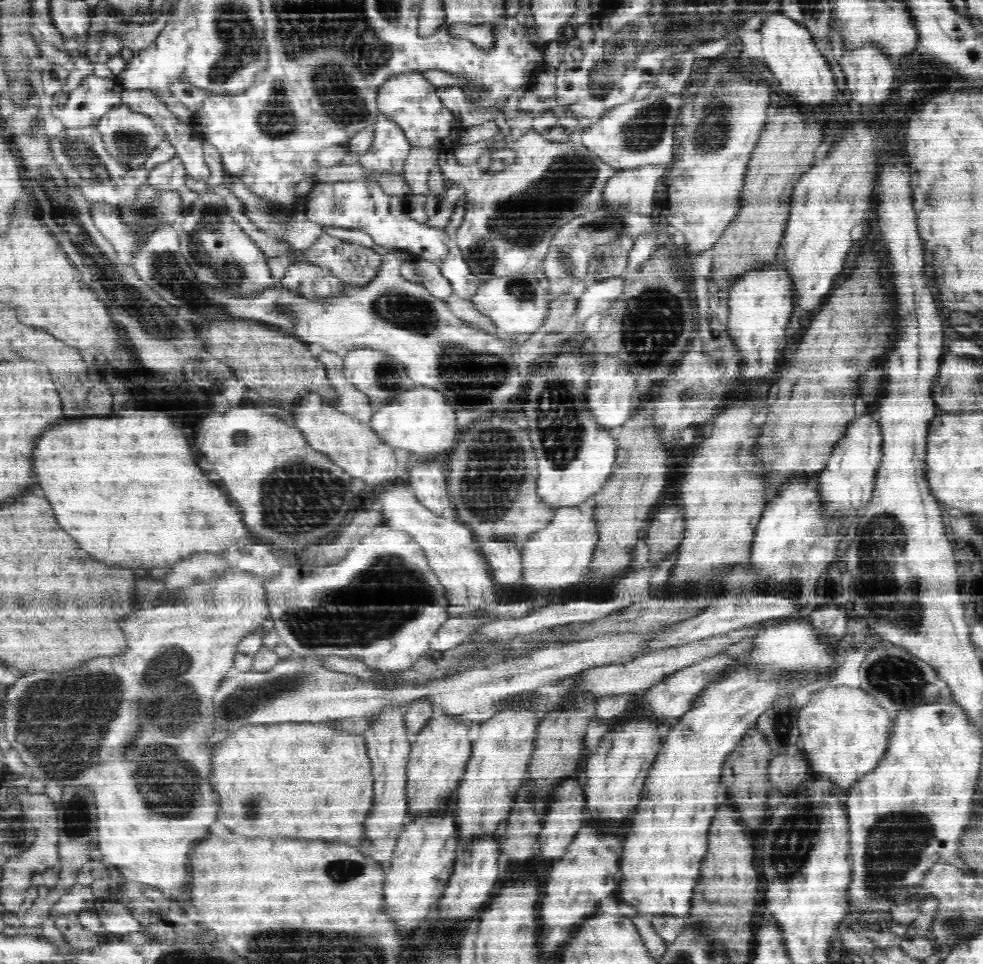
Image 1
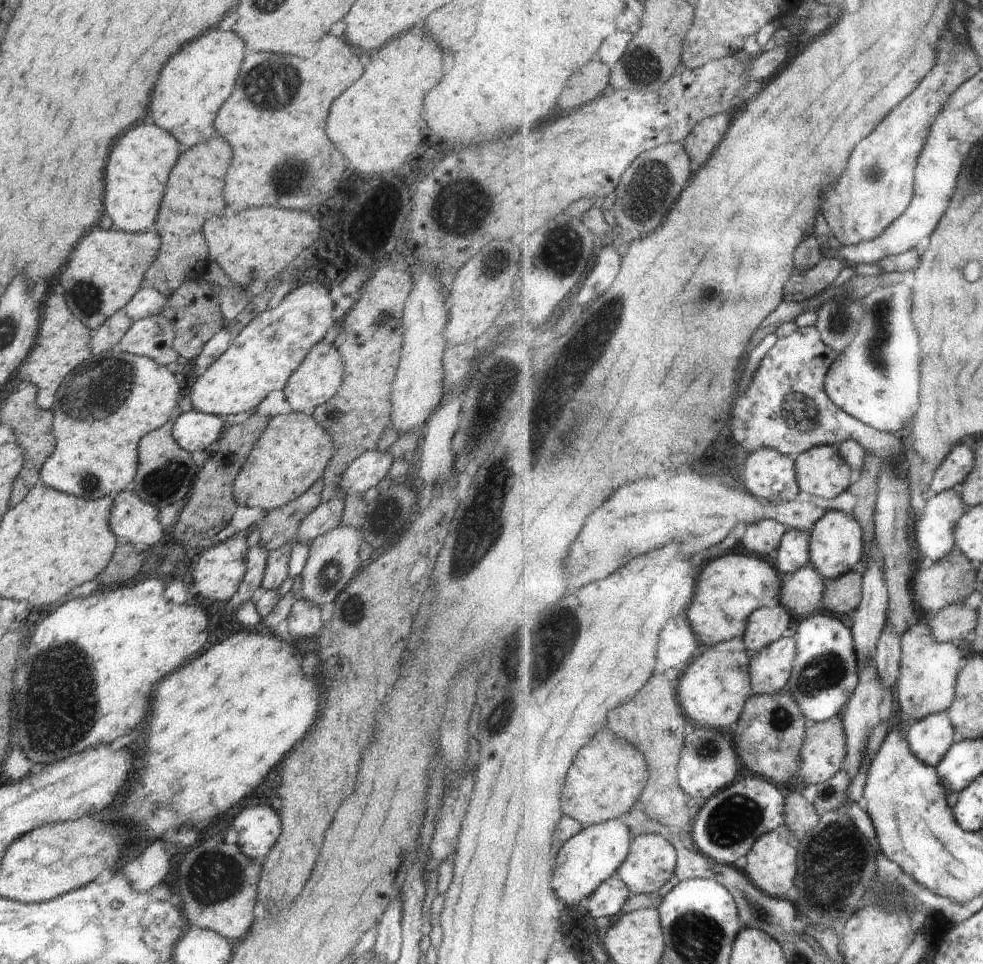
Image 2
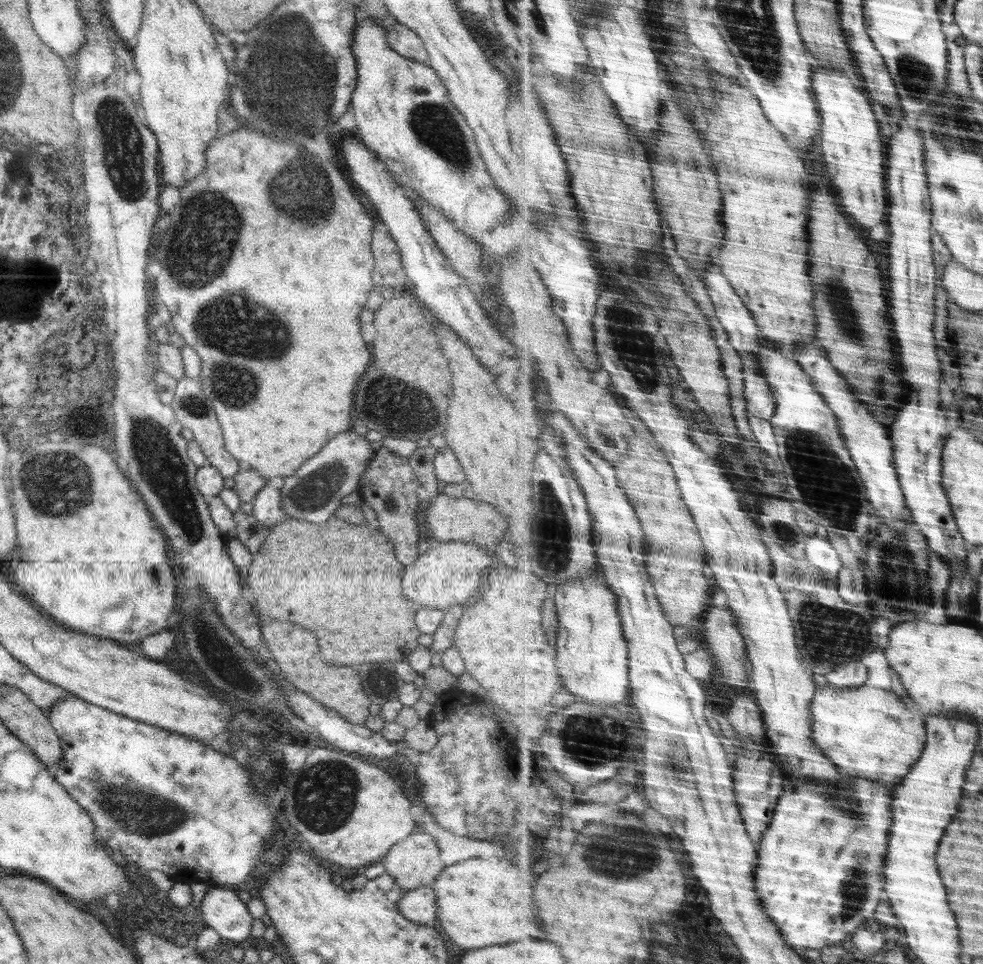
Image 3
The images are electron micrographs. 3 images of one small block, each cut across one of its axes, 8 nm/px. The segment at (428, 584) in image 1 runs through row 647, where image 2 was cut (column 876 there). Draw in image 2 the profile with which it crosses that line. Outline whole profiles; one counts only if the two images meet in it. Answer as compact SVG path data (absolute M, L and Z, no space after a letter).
M913 277L874 290L866 304L866 316L858 336L834 362L826 379L826 390L842 410L881 431L903 435L912 427L920 408L922 336L914 322Z

